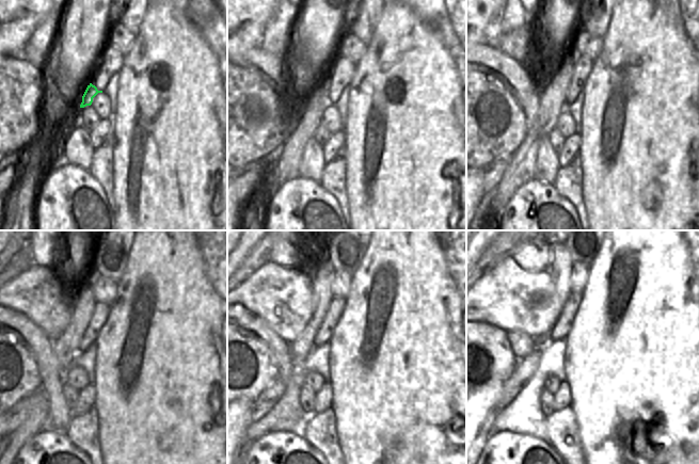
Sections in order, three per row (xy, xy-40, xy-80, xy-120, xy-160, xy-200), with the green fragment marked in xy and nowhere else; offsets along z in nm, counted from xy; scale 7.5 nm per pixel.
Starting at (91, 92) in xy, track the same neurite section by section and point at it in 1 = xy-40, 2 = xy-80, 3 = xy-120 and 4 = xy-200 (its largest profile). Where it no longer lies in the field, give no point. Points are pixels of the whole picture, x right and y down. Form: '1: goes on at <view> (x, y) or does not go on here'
1: goes on at xy-40 (312, 115)
2: goes on at xy-80 (552, 99)
3: goes on at xy-120 (79, 314)
4: goes on at xy-200 (560, 265)

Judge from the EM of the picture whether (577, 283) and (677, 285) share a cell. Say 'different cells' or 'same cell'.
different cells

